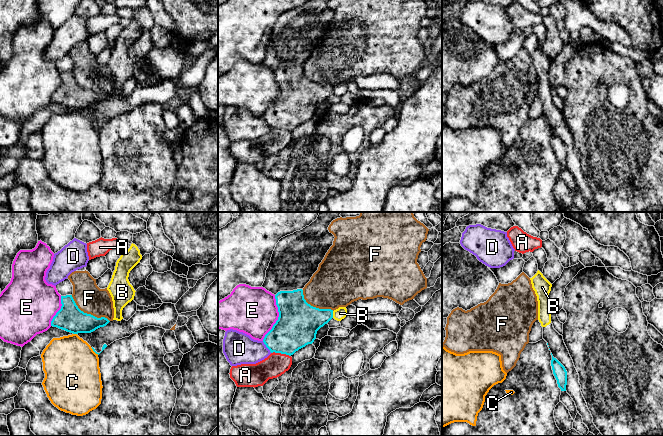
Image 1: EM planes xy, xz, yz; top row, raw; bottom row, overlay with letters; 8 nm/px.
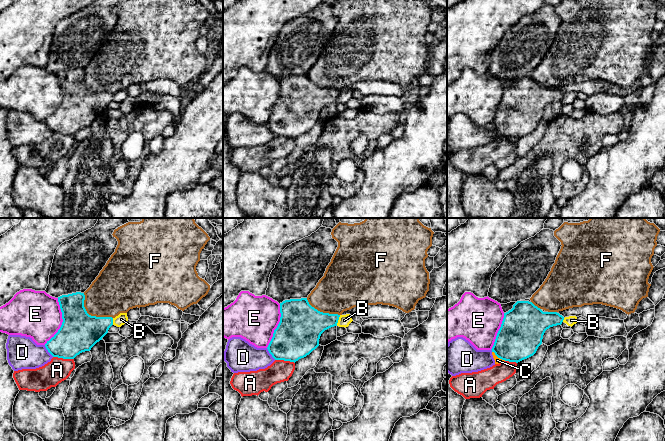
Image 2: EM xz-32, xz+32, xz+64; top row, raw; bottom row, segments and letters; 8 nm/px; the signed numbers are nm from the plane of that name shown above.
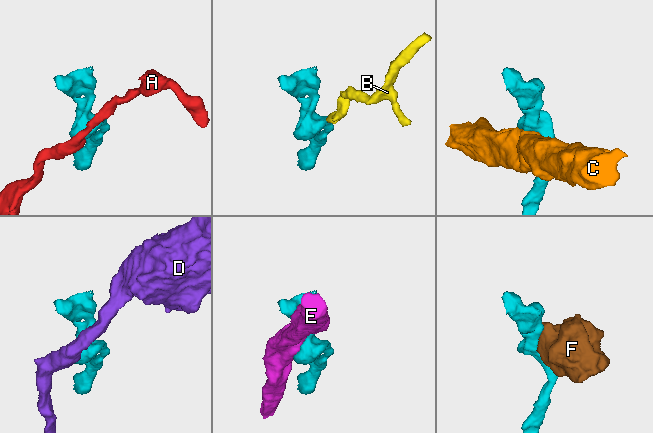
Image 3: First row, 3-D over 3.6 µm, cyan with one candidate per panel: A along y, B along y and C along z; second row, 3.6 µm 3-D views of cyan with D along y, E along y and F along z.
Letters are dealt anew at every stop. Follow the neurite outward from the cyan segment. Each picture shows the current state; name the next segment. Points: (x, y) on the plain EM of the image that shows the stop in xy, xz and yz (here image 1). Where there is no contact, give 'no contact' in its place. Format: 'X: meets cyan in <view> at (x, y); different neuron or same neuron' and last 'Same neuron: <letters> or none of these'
A: meets cyan in xz at (281, 129); different neuron
B: meets cyan in xz at (332, 90); different neuron
C: meets cyan in xy at (75, 109); different neuron
D: meets cyan in xz at (266, 122); different neuron
E: meets cyan in xz at (278, 94); different neuron
F: meets cyan in xy at (88, 90); different neuron
Same neuron: none of these

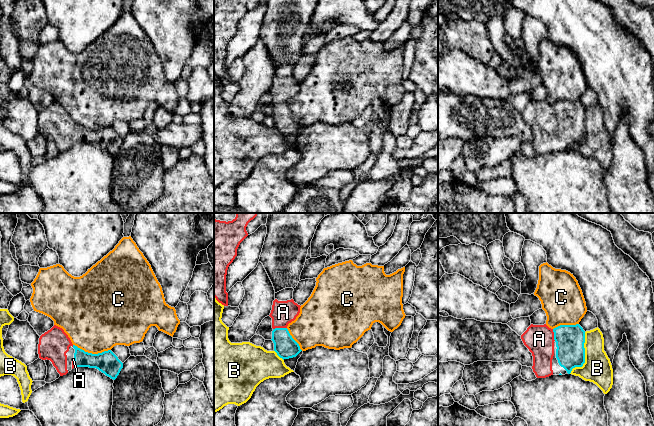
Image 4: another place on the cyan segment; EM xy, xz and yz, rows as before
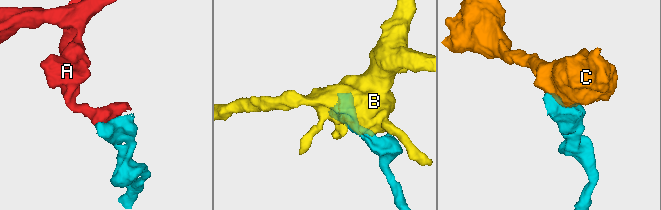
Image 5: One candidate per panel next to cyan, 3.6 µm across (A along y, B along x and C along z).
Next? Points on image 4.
A: meets cyan in xz at (279, 104); same neuron
B: meets cyan in yz at (584, 132); different neuron
C: meets cyan in xy at (91, 129); different neuron
Same neuron: A

